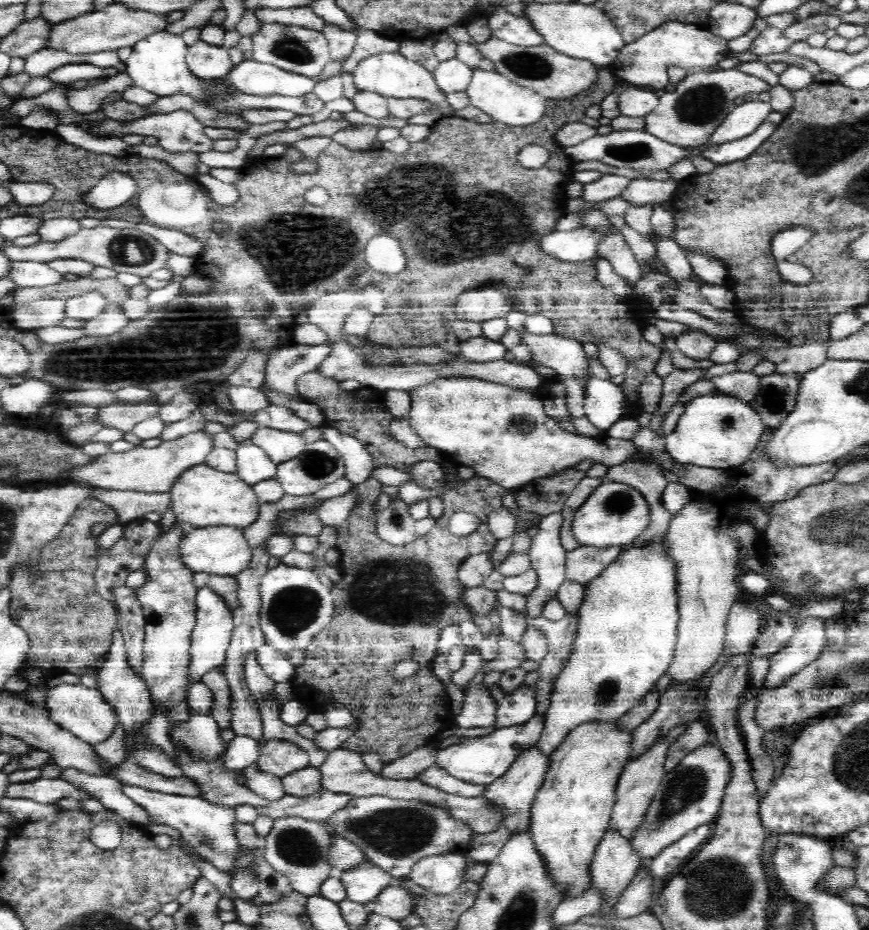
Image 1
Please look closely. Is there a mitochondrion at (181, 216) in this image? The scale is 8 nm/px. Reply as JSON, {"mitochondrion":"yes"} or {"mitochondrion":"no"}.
{"mitochondrion":"no"}

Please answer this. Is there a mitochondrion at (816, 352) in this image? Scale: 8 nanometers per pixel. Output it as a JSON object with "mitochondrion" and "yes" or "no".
{"mitochondrion":"no"}

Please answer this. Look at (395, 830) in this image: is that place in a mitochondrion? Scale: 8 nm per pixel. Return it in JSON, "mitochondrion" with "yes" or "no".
{"mitochondrion":"yes"}

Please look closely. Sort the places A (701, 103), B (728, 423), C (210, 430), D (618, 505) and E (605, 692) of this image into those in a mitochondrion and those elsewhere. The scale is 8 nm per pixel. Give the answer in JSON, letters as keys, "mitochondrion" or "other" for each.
{"A":"mitochondrion","B":"mitochondrion","C":"other","D":"mitochondrion","E":"mitochondrion"}

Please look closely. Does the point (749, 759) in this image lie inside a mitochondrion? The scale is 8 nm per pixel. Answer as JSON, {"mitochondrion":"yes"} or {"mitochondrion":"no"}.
{"mitochondrion":"no"}

